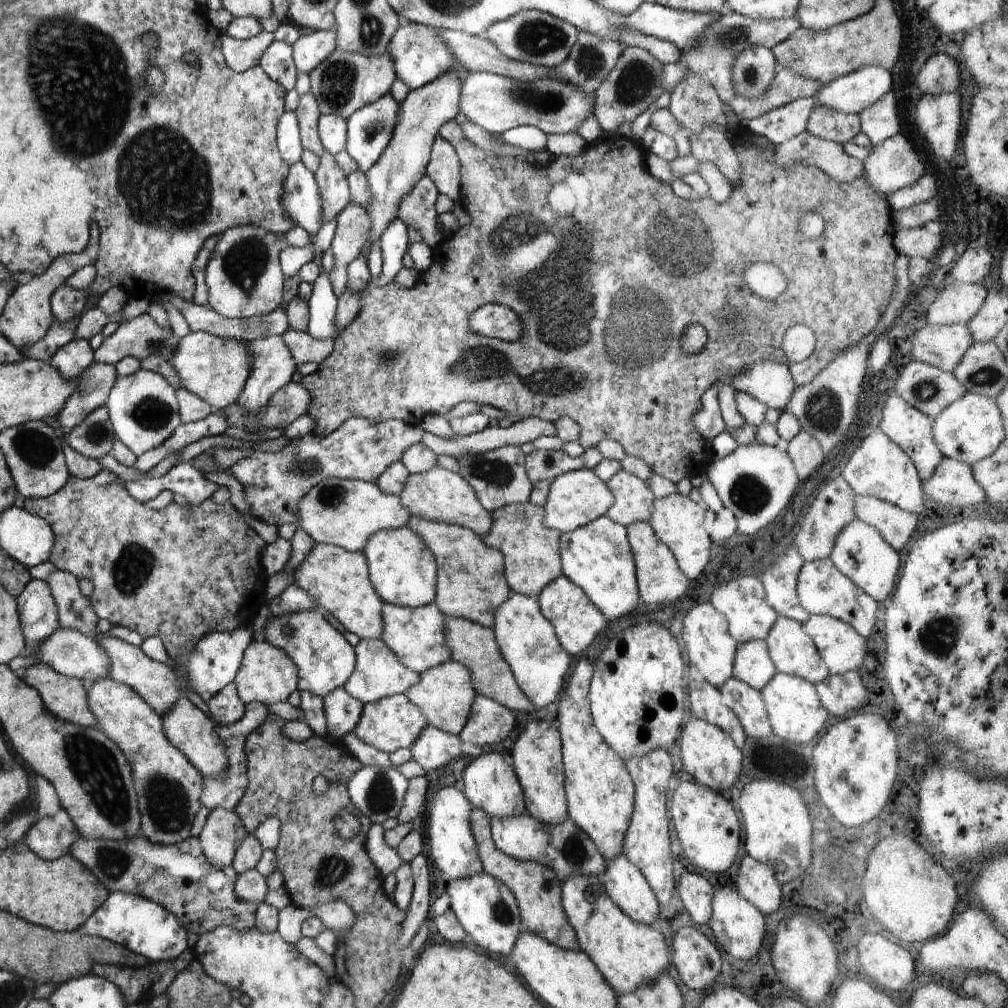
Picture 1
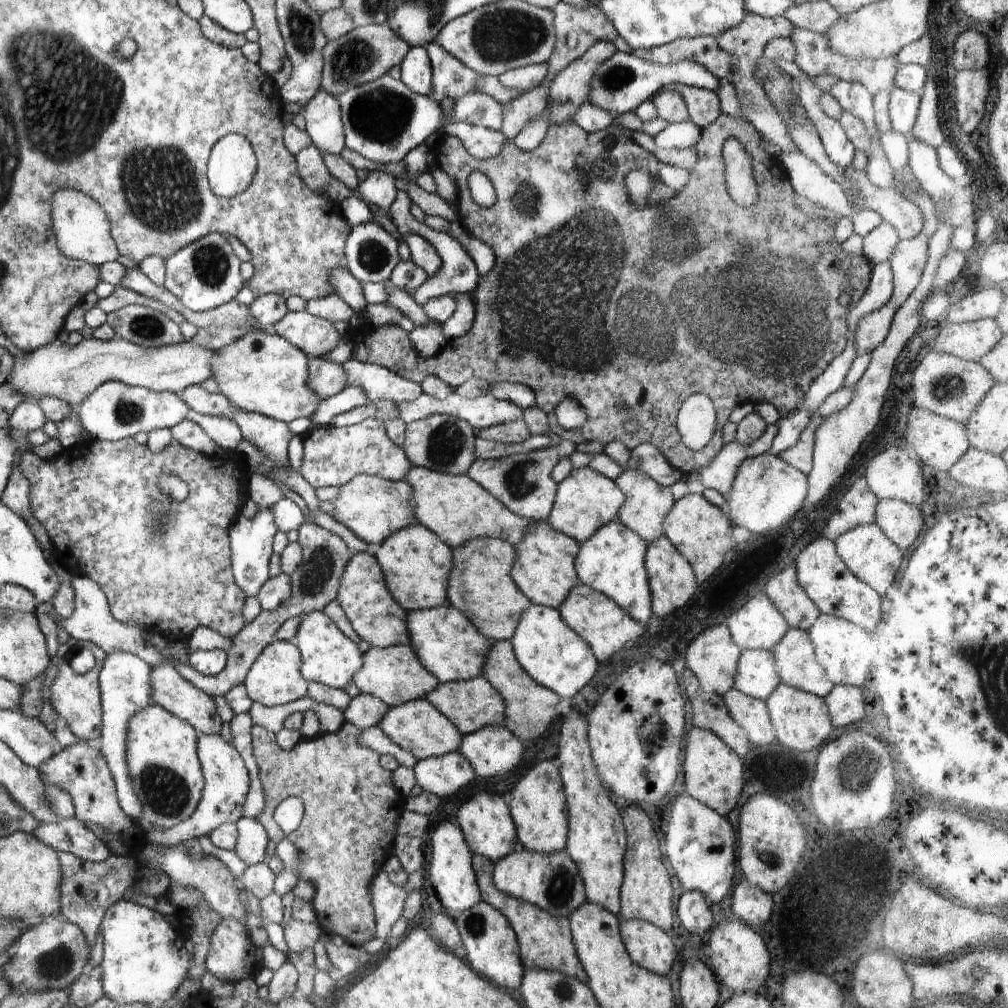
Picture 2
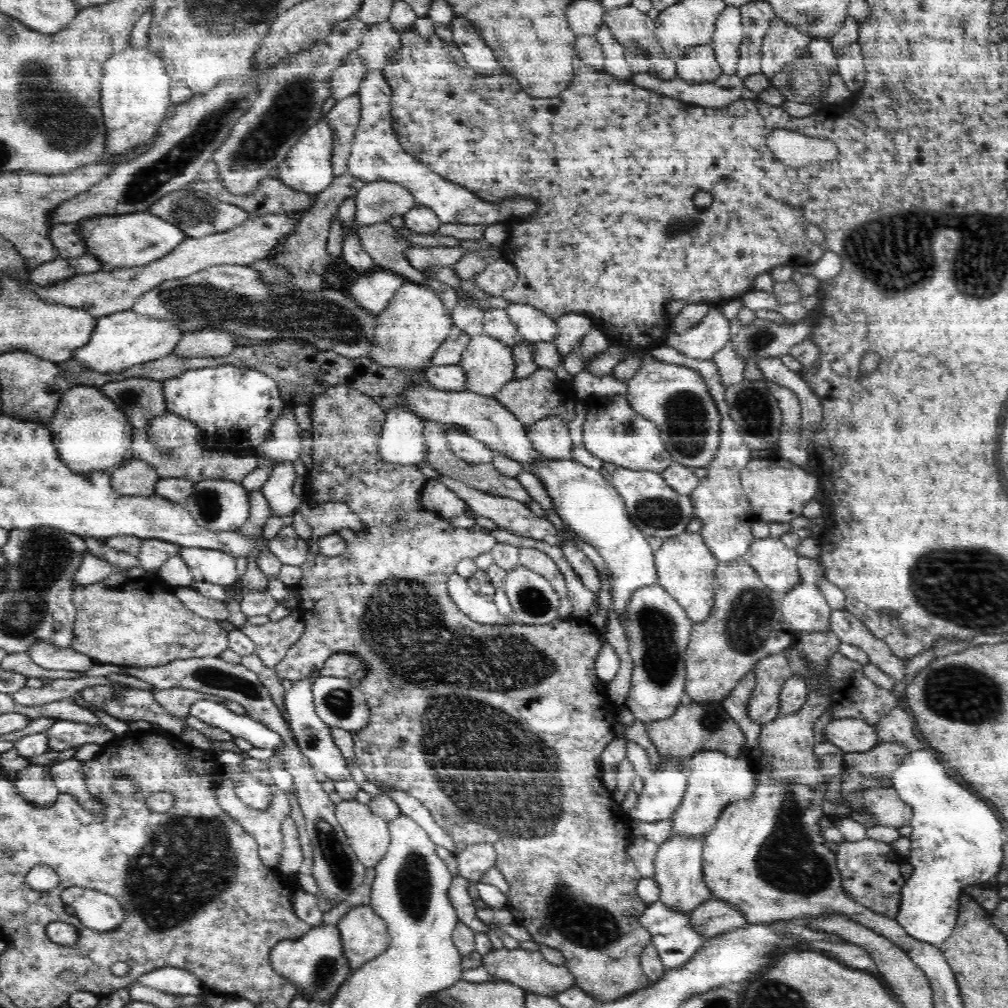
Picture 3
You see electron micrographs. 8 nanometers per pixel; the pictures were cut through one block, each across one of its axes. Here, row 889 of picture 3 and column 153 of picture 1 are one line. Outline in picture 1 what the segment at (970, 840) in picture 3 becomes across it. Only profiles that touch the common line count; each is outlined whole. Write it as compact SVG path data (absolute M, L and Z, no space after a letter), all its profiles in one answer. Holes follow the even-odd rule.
M122 891L109 893L105 904L80 929L129 948L148 959L154 968L159 963L173 961L188 948L188 930L174 914L141 895Z

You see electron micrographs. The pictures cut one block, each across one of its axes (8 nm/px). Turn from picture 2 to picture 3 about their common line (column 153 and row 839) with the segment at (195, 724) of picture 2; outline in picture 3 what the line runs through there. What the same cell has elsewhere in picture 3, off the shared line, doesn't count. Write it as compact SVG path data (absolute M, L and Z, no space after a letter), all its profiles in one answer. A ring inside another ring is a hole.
M673 835L658 846L653 877L660 887L659 901L668 908L688 914L694 908L698 908L702 902L706 902L712 897L710 889L705 885L702 874L702 847L702 836L684 838L683 836Z

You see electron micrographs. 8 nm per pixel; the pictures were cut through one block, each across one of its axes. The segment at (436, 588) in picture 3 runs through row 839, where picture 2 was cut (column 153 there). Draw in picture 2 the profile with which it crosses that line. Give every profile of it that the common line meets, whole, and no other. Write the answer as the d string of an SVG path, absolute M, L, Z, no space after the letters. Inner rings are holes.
M134 437L110 442L93 439L86 443L76 444L71 448L63 447L59 456L46 460L33 452L26 452L20 458L18 468L22 470L22 474L30 482L30 510L48 532L54 554L59 560L71 566L74 575L87 576L100 586L102 592L106 595L111 615L118 622L138 626L143 631L158 633L169 641L189 639L194 630L200 627L212 628L214 632L222 634L224 638L233 638L244 628L246 622L244 622L244 616L242 616L242 609L246 594L234 582L229 540L230 525L239 517L242 506L248 499L248 484L252 475L248 460L242 452L236 450L227 451L220 456L206 456L206 454L200 454L200 452L186 448L186 446L182 446L176 440L171 439L168 448L164 448L160 454L154 454L147 444L139 444L134 440ZM166 472L176 474L178 478L184 480L184 484L188 486L188 498L186 500L176 501L158 488L158 478L160 478L160 474L166 474Z

